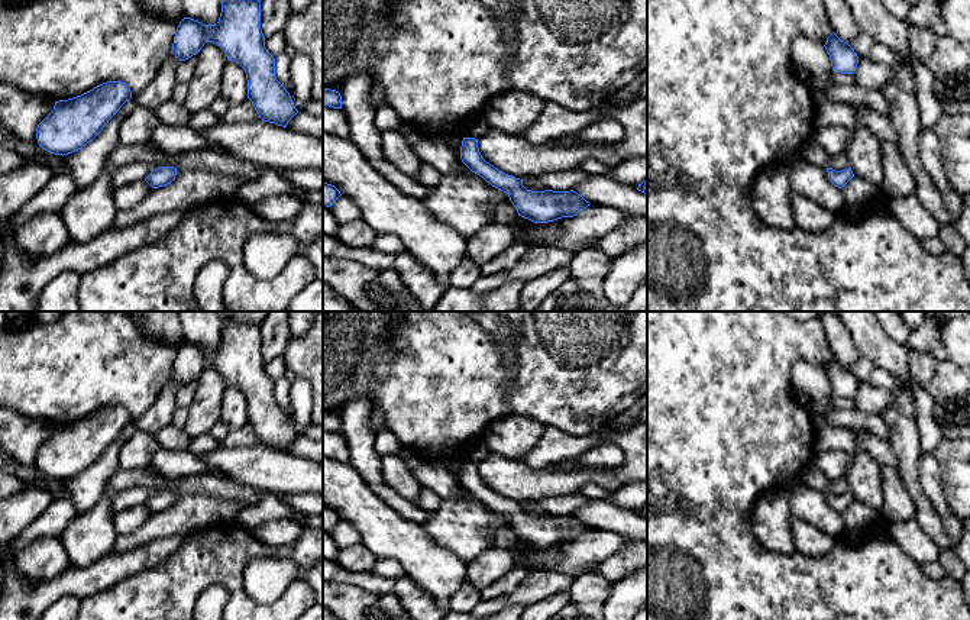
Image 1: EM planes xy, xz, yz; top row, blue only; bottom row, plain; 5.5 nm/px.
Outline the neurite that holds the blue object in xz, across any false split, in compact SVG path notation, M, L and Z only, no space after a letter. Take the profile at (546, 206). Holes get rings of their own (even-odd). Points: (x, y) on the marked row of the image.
M463 138L462 146L460 146L460 159L462 162L475 174L482 177L486 183L489 183L492 187L504 191L508 197L513 206L515 207L518 216L528 219L534 223L549 223L554 222L562 217L573 217L581 210L586 209L591 203L586 201L581 194L576 191L553 191L553 190L544 190L544 191L531 191L527 190L523 185L523 180L515 178L513 175L508 175L489 162L486 162L478 148L478 139L475 138Z

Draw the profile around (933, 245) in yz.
M938 236L925 238L921 240L921 245L927 252L929 252L932 255L941 255L945 252L945 246Z

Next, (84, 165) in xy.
M171 54L152 83L142 93L126 101L91 142L62 156L65 169L62 172L55 171L55 174L68 175L78 188L94 183L103 174L110 154L120 145L119 129L132 110L138 106L156 109L171 100L172 90L177 85L175 70L180 62Z

